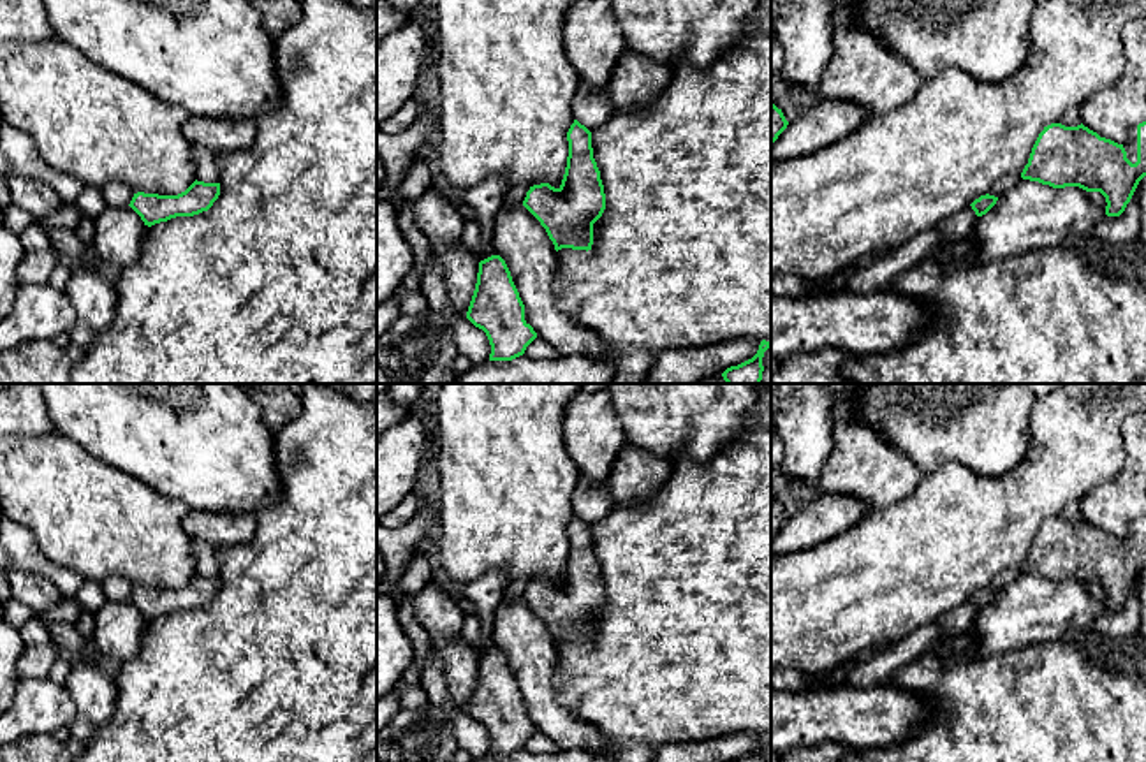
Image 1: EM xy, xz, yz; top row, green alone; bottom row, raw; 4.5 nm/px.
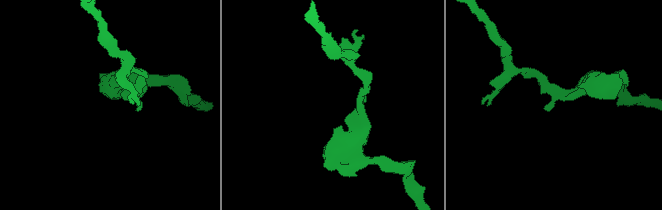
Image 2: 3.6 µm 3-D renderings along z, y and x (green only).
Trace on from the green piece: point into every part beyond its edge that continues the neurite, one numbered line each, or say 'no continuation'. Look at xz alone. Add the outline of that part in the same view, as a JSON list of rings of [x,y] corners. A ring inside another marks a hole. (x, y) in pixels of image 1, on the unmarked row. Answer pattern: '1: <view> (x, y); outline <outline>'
no continuation

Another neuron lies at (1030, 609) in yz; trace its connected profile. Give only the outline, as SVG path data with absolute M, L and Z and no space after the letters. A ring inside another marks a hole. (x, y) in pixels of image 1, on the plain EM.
M1019 572L986 609L975 612L966 630L973 642L961 656L1002 655L1037 642L1086 637L1091 621L1107 611L1106 600L1106 591L1100 586L1086 586L1079 581L1053 582Z

